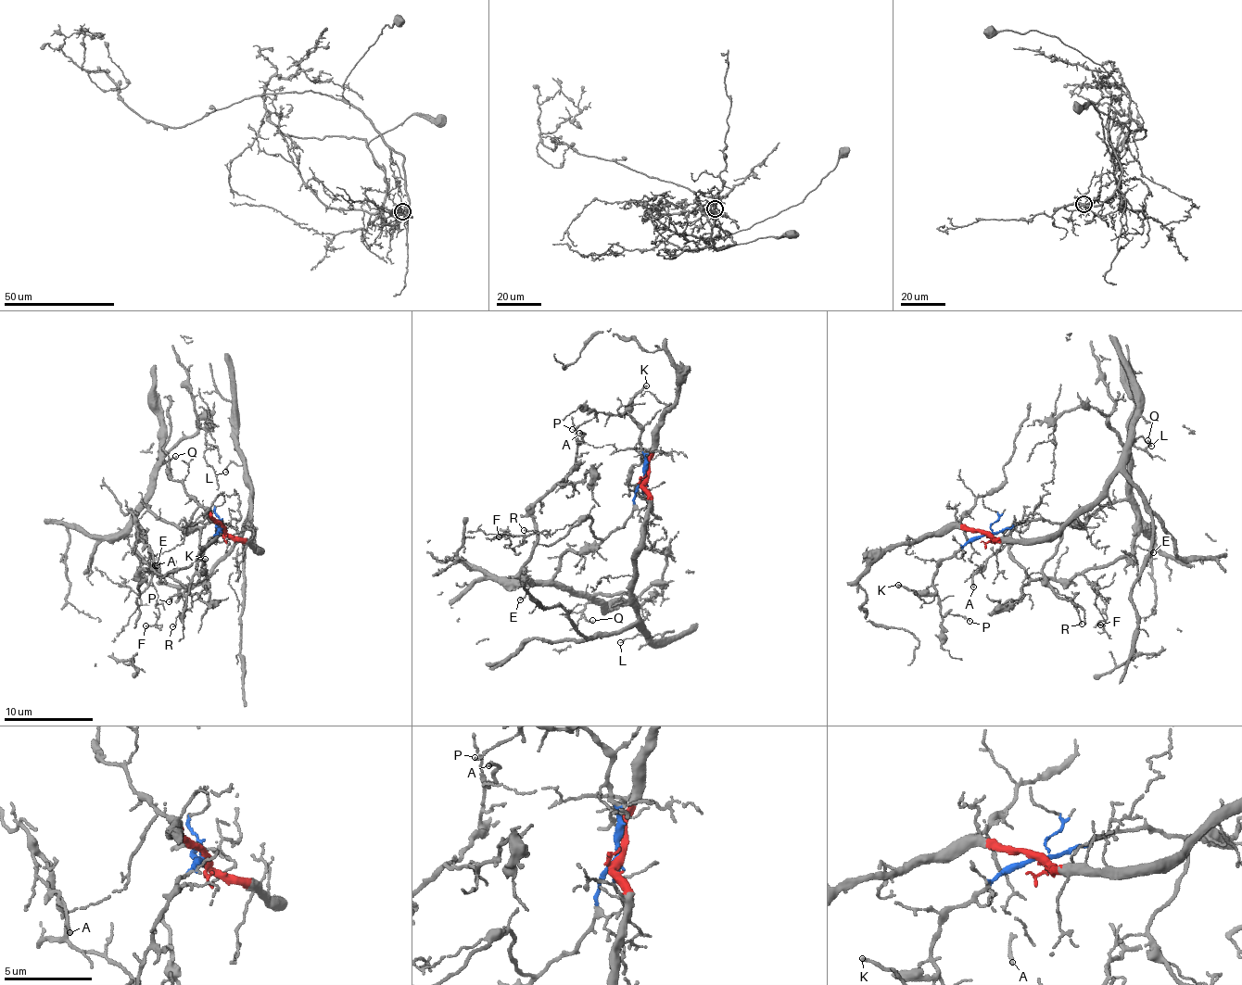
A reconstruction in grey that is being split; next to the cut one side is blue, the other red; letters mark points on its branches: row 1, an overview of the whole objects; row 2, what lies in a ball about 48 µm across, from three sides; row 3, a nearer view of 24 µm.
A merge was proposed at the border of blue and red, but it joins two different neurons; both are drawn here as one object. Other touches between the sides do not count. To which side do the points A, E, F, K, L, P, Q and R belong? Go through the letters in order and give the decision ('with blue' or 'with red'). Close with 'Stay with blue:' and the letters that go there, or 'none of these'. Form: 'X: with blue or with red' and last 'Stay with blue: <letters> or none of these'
A: with blue
E: with blue
F: with blue
K: with blue
L: with red
P: with blue
Q: with blue
R: with blue
Stay with blue: A, E, F, K, P, Q, R

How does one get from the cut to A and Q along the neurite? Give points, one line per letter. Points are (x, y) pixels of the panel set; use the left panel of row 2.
A: (222, 526), (182, 531), (145, 507), (134, 550), (153, 572), (138, 572), (152, 568), (135, 526), (156, 566)
Q: (222, 526), (216, 521), (182, 531), (151, 512), (146, 505), (154, 463), (175, 456)

